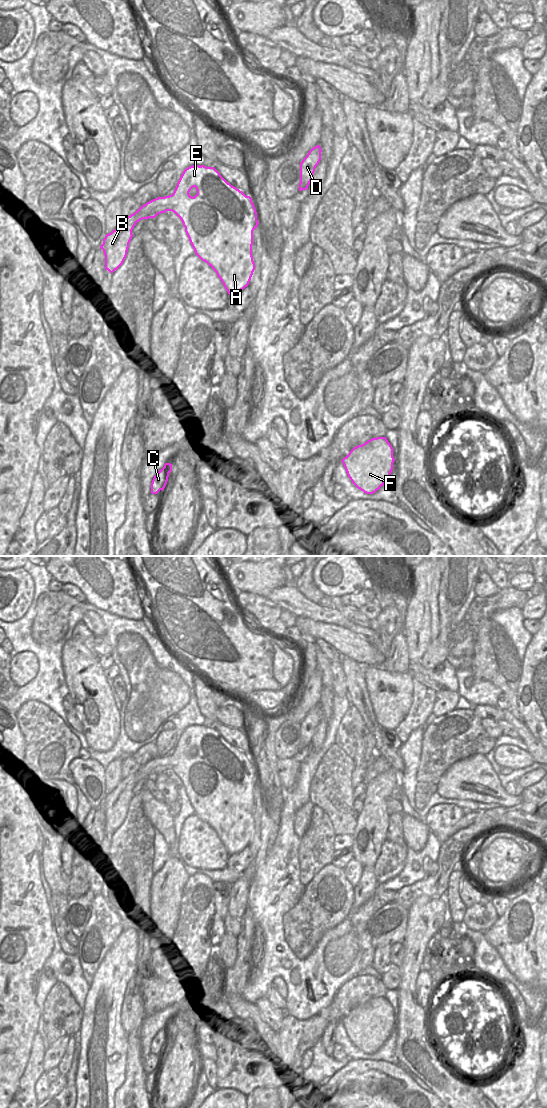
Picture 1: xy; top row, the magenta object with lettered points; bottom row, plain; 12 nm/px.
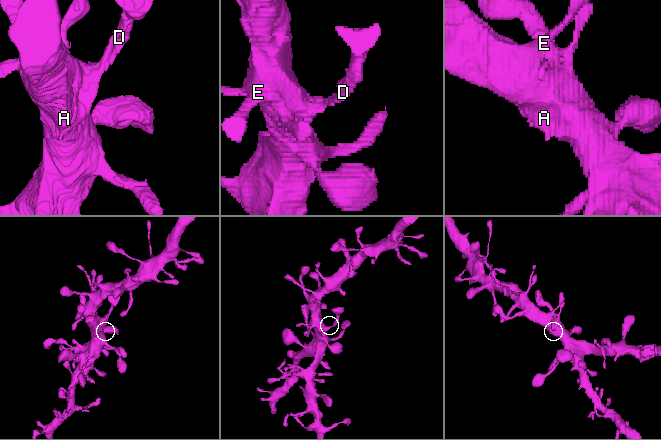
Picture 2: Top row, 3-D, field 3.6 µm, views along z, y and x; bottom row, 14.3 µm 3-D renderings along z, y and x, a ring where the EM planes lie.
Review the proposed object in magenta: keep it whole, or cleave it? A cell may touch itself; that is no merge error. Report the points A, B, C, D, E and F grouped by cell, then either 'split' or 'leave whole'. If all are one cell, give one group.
groups A B C D E F; leave whole

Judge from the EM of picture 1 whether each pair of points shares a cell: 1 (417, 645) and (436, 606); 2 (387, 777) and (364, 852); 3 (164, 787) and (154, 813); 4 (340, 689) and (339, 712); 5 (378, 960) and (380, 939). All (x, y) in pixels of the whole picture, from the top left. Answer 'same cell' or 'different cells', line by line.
1: different cells
2: same cell
3: different cells
4: different cells
5: different cells

